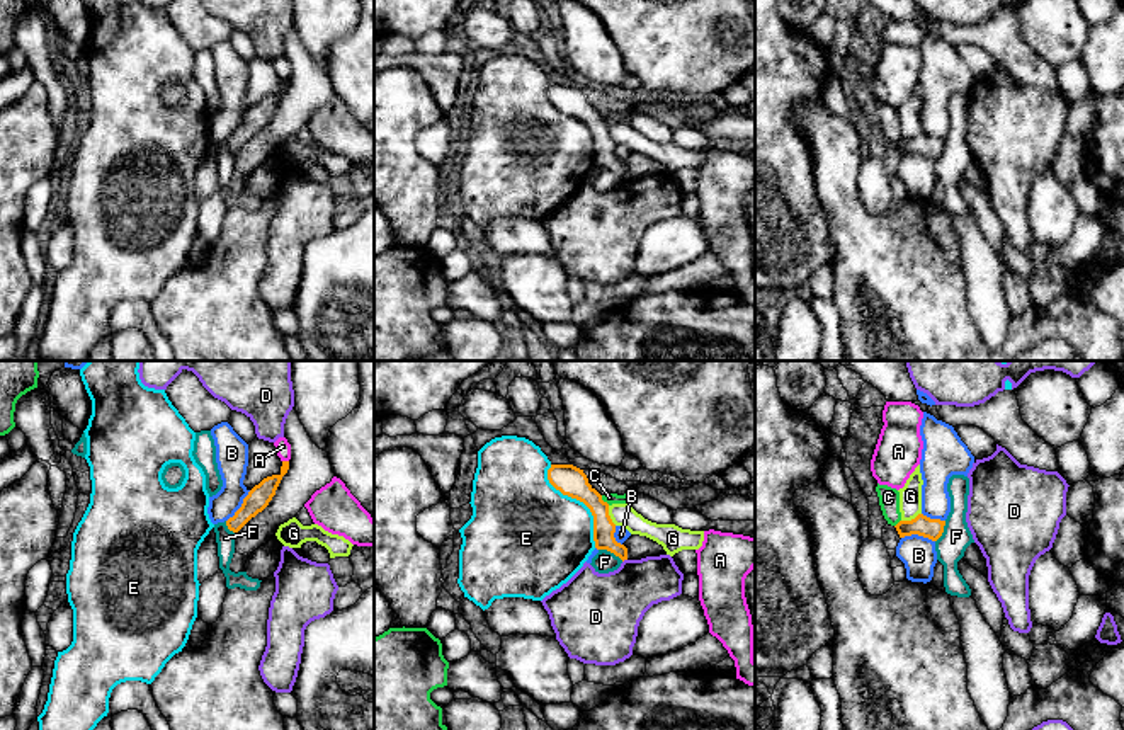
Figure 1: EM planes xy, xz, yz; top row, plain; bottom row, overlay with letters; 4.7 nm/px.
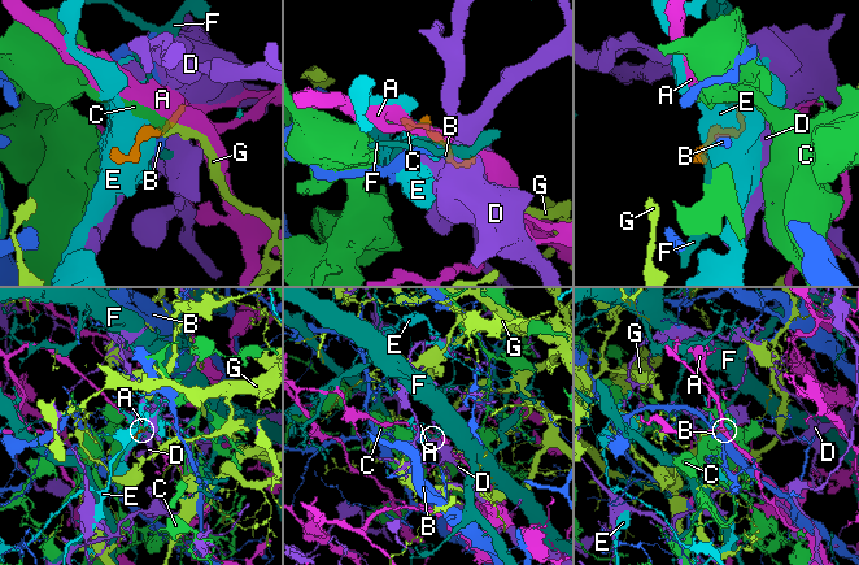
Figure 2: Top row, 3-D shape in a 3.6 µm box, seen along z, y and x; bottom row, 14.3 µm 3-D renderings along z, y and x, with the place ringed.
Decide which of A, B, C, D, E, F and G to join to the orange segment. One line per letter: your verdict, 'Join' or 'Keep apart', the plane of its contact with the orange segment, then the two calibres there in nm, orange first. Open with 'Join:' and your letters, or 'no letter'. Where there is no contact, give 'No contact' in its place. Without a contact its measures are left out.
Join: no letter
A: Keep apart. Touches orange in xy. Thickness 110 nm (orange) against 70 nm
B: Keep apart. Touches orange in yz. Thickness 100 nm (orange) against 160 nm
C: Keep apart. Touches orange in xz. Thickness 140 nm (orange) against 50 nm
D: Keep apart. Touches orange in xz. Thickness 100 nm (orange) against 340 nm
E: Keep apart. Touches orange in xz. Thickness 140 nm (orange) against 460 nm
F: Keep apart. Touches orange in xz. Thickness 100 nm (orange) against 110 nm
G: Keep apart. Touches orange in xz. Thickness 140 nm (orange) against 110 nm

